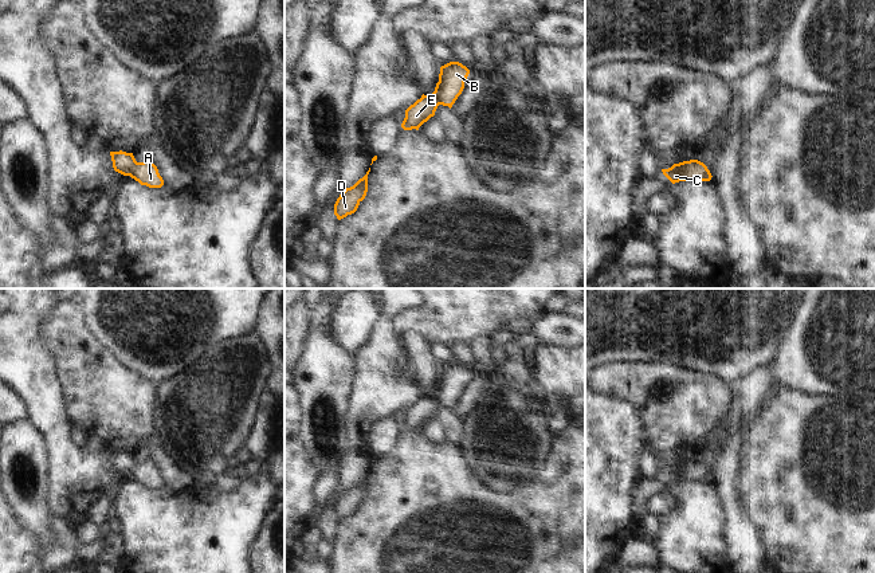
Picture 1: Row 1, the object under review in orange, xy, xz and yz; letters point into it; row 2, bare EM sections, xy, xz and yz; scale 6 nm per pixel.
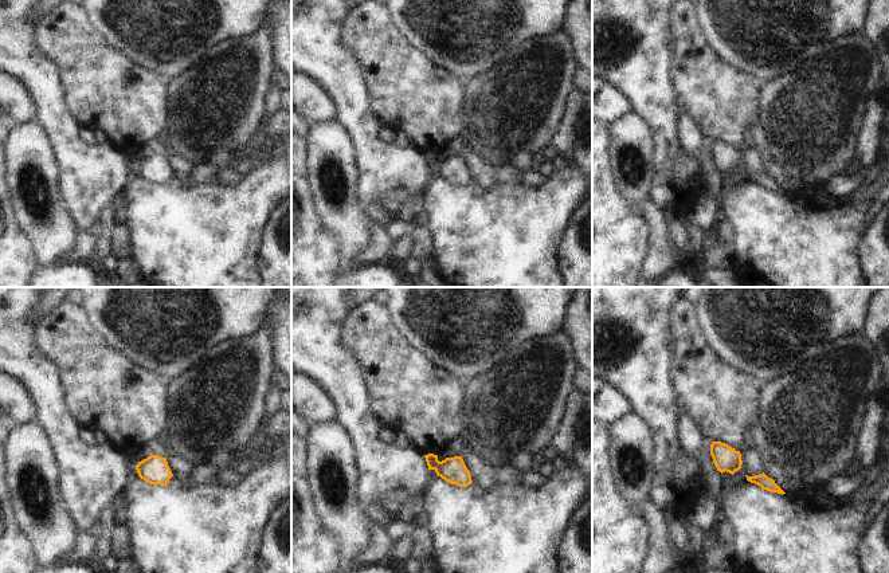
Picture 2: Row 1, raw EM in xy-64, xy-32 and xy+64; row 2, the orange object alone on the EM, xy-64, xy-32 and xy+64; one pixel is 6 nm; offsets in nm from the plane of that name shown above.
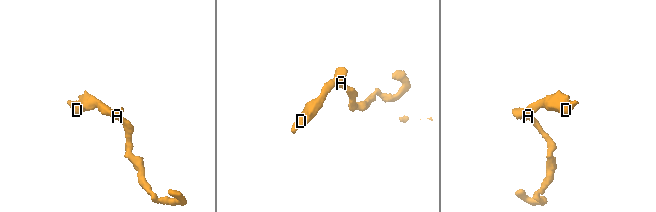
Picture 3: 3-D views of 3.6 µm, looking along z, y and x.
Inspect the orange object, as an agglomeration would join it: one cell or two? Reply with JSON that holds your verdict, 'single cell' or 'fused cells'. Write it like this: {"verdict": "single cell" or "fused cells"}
{"verdict": "single cell"}

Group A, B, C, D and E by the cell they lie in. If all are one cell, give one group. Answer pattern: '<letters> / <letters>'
A B C D E

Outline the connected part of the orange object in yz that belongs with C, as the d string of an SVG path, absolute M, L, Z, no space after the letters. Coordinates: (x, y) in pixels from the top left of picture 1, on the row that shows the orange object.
M698 160L674 164L668 169L662 169L662 172L672 184L679 181L710 181L713 177L707 166Z

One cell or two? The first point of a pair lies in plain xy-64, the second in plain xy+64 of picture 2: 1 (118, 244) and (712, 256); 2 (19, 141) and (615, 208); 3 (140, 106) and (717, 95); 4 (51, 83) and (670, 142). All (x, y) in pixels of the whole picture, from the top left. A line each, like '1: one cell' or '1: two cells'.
1: one cell
2: two cells
3: one cell
4: one cell

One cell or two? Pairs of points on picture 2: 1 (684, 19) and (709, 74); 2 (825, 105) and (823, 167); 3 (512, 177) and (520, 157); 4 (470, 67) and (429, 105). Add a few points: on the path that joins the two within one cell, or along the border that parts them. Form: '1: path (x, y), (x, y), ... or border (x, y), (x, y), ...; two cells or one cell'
1: path (685, 32), (696, 61); one cell
2: path (823, 120), (823, 152); one cell
3: border (496, 169), (504, 165), (513, 165), (520, 172); two cells
4: border (431, 61), (458, 79); two cells

